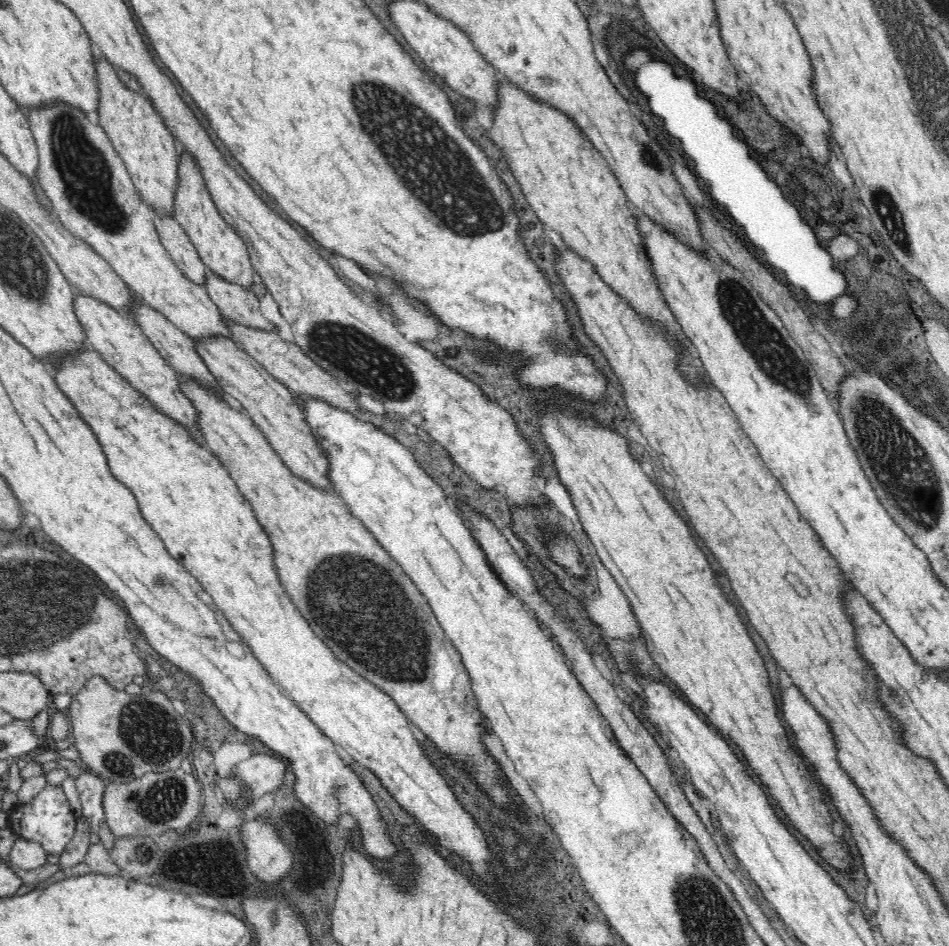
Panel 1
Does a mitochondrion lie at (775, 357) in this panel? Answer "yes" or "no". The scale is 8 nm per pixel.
yes

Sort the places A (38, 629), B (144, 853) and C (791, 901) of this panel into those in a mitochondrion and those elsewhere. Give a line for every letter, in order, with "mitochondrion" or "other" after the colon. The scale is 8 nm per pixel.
A: mitochondrion
B: mitochondrion
C: other

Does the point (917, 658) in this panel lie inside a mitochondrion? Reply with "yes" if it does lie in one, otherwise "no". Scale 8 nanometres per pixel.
no

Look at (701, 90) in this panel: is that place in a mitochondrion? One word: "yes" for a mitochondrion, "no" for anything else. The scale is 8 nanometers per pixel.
no

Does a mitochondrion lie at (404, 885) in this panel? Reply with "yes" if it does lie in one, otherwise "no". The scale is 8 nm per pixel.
no

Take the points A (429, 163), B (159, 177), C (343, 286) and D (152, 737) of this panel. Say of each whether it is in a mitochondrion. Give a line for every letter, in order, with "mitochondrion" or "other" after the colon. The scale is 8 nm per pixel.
A: mitochondrion
B: other
C: other
D: mitochondrion

